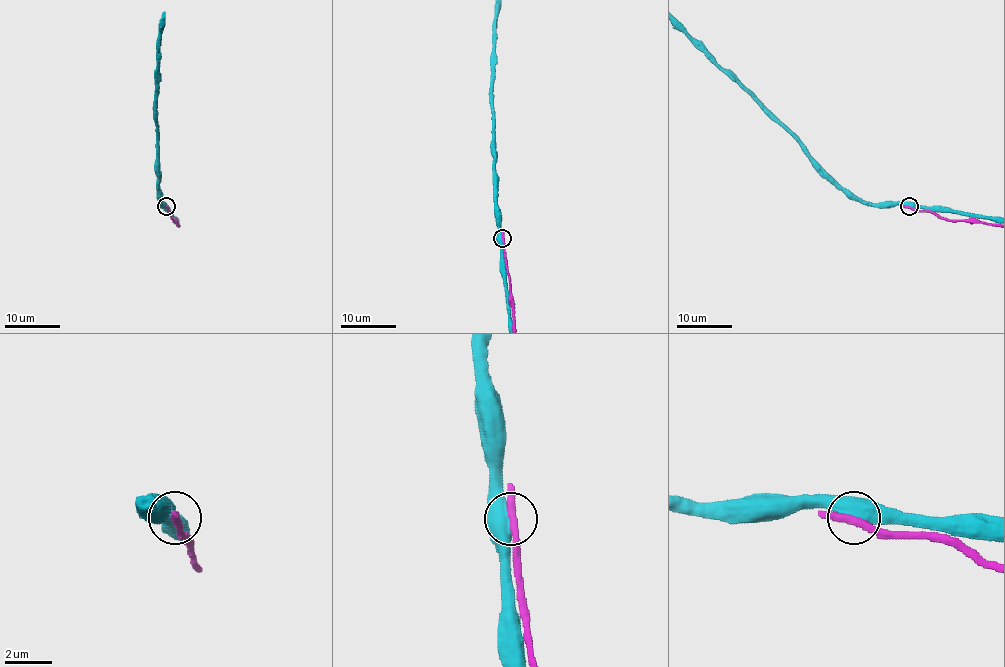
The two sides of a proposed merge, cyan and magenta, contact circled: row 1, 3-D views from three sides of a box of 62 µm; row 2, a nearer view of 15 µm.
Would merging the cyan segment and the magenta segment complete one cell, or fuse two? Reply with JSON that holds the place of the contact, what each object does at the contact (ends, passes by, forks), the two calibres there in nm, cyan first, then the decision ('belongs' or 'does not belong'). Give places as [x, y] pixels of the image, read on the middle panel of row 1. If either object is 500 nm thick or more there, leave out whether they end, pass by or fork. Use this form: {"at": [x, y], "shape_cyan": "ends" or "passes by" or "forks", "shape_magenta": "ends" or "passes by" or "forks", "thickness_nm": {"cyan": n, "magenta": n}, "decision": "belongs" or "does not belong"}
{"at": [502, 238], "thickness_nm": {"cyan": 700, "magenta": 320}, "decision": "does not belong"}

